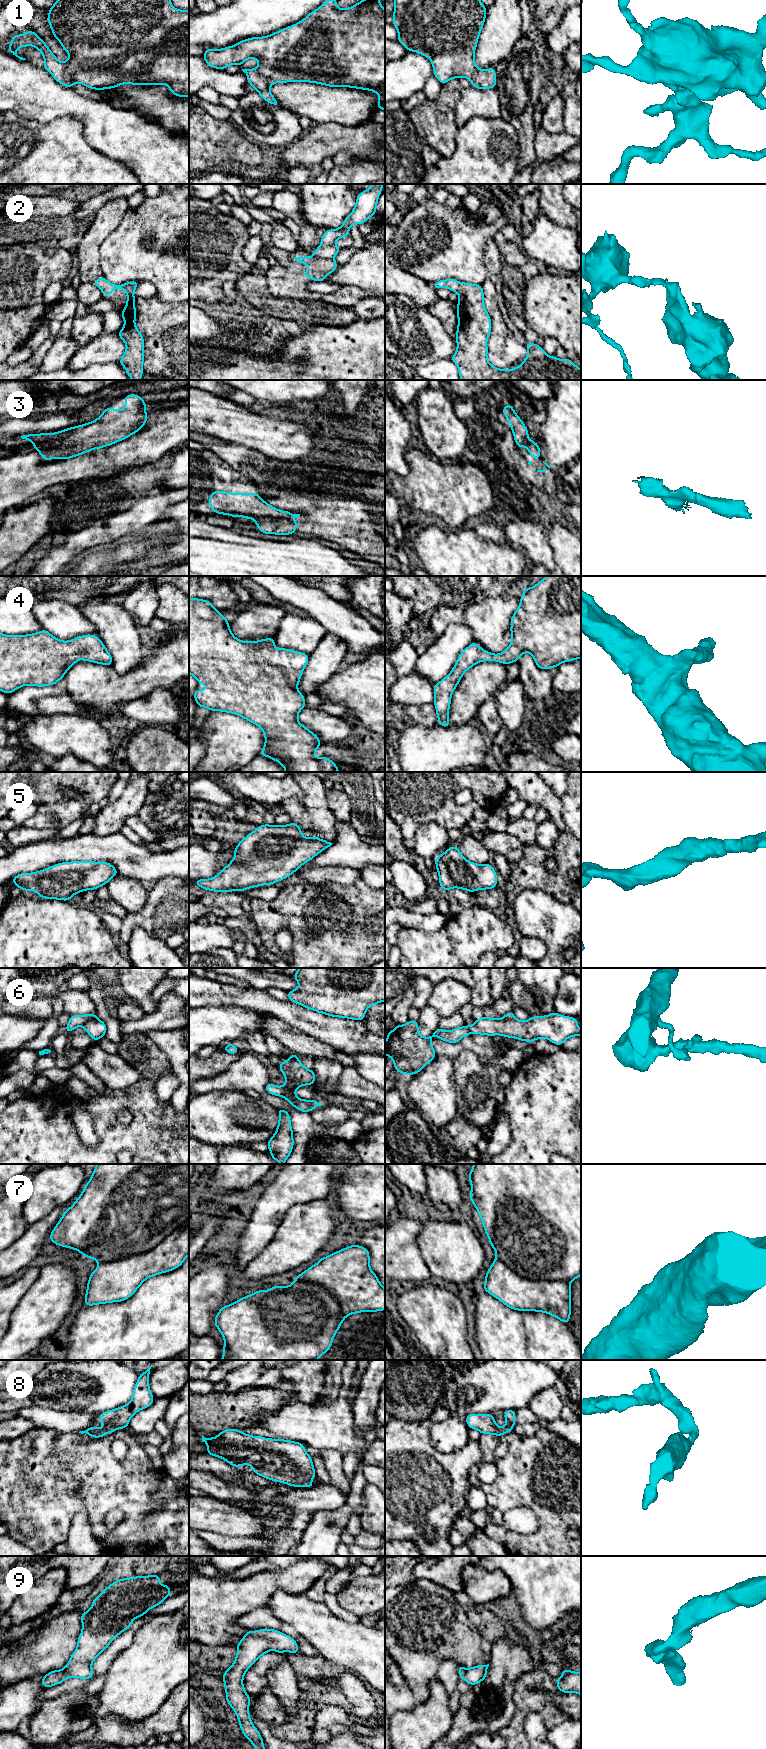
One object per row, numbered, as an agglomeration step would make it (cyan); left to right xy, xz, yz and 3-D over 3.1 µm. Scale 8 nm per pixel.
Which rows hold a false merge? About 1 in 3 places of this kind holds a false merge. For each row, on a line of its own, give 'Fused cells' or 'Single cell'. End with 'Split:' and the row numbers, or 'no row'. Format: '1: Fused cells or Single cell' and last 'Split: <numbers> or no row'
1: Single cell
2: Single cell
3: Fused cells
4: Single cell
5: Single cell
6: Fused cells
7: Fused cells
8: Single cell
9: Single cell
Split: 3, 6, 7

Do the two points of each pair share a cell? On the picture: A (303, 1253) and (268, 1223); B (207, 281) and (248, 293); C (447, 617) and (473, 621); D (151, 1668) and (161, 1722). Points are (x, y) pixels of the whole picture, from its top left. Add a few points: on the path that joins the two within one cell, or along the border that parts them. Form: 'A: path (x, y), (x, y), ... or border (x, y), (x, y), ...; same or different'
A: border (288, 1209), (275, 1236), (263, 1249); different
B: border (245, 280), (237, 282); different
C: border (462, 607), (463, 622); different
D: border (173, 1690), (157, 1710), (138, 1721); different

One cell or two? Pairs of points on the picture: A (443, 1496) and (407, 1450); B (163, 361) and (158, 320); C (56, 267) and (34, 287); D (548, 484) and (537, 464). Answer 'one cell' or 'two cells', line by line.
A: one cell
B: one cell
C: one cell
D: one cell

